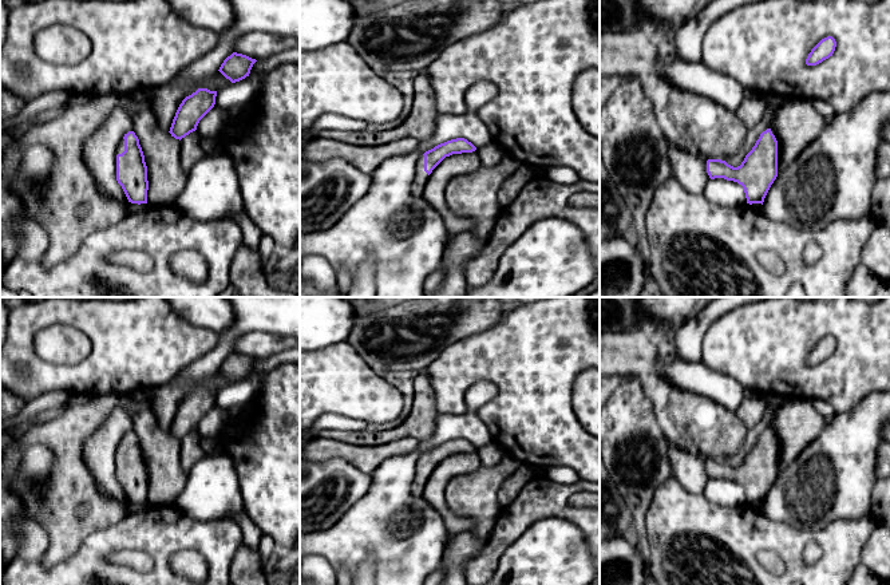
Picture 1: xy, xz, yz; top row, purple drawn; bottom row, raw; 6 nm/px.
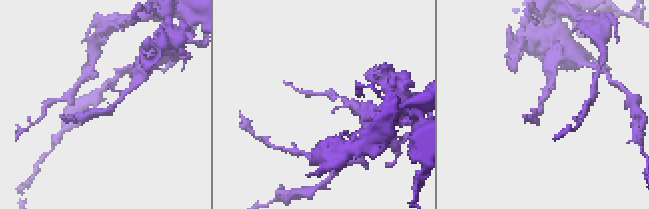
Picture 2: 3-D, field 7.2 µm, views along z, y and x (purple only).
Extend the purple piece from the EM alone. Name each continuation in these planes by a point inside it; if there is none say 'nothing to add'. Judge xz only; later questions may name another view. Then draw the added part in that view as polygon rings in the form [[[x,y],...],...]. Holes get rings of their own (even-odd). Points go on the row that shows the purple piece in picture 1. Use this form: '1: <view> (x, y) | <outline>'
1: xz (420, 178) | [[[420,155],[416,163],[416,174],[411,186],[411,191],[415,197],[423,197],[423,191],[430,175],[424,171],[424,155]]]

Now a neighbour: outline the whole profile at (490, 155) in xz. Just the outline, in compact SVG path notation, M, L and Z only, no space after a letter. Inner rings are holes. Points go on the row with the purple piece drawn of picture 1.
M493 141L491 143L479 147L478 155L482 166L491 169L491 167L497 167L502 162L505 153L498 146L498 143Z

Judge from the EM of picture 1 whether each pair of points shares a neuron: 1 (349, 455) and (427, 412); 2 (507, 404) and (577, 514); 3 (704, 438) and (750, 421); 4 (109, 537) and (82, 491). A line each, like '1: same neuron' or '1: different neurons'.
1: different neurons
2: different neurons
3: different neurons
4: different neurons

